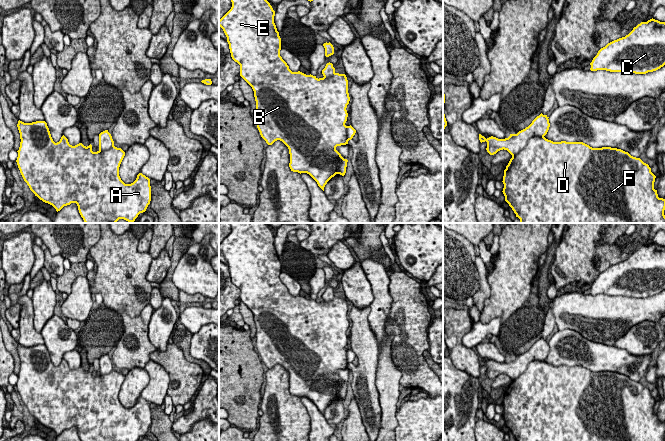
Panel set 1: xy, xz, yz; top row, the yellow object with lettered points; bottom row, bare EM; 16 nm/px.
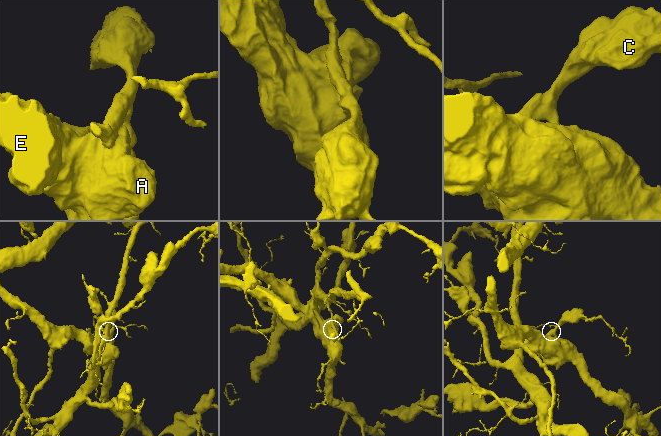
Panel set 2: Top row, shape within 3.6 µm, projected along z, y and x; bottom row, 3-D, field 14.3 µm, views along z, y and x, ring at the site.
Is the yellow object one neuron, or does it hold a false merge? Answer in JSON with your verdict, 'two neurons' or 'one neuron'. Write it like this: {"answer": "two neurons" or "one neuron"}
{"answer": "two neurons"}

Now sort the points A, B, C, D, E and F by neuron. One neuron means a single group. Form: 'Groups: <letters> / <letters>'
Groups: A B D E F / C

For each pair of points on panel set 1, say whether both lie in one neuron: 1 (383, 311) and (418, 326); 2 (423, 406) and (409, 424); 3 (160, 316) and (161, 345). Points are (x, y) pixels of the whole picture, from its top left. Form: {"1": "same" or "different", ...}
{"1": "different", "2": "same", "3": "same"}

